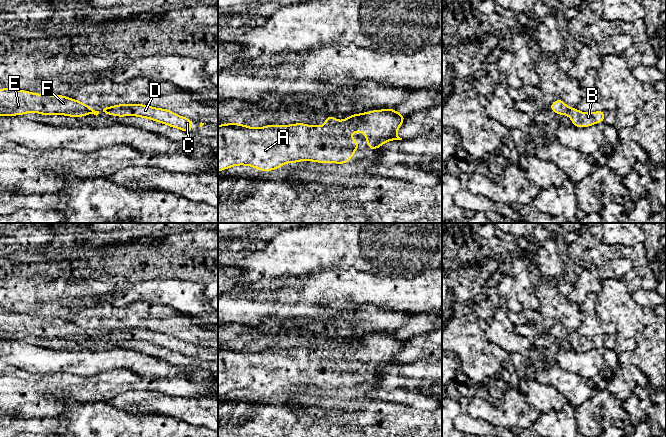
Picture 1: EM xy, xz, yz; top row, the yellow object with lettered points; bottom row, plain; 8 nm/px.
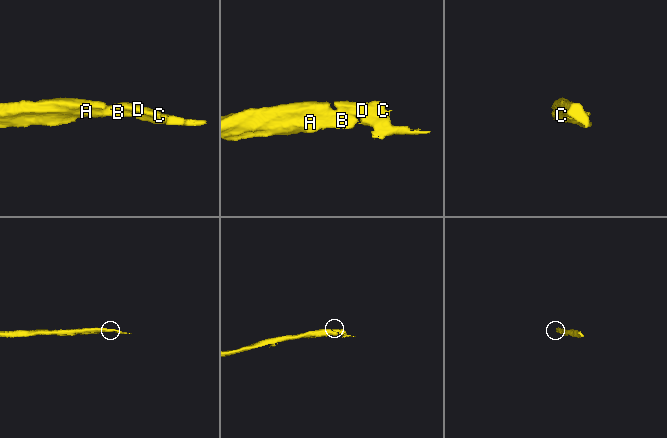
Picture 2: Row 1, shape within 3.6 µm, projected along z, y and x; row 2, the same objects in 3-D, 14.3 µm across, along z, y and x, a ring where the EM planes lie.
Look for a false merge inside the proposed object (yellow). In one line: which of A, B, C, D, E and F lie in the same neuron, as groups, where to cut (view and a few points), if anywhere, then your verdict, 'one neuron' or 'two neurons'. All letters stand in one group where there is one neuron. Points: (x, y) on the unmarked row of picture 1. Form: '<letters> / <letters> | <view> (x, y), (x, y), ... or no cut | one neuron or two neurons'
A B C D E F | no cut | one neuron

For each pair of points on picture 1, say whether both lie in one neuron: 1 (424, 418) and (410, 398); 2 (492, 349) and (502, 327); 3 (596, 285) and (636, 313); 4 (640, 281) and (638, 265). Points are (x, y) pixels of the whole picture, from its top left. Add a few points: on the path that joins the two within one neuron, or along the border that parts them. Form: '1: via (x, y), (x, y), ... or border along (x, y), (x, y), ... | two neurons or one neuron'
1: border along (397, 402), (415, 409), (431, 411) | two neurons
2: border along (489, 341), (510, 353) | two neurons
3: border along (602, 283), (582, 303) | two neurons
4: via (640, 277), (640, 269) | one neuron

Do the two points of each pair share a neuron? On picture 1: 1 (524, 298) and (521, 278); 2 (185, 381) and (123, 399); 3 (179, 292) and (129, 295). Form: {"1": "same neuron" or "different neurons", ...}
{"1": "same neuron", "2": "different neurons", "3": "same neuron"}

